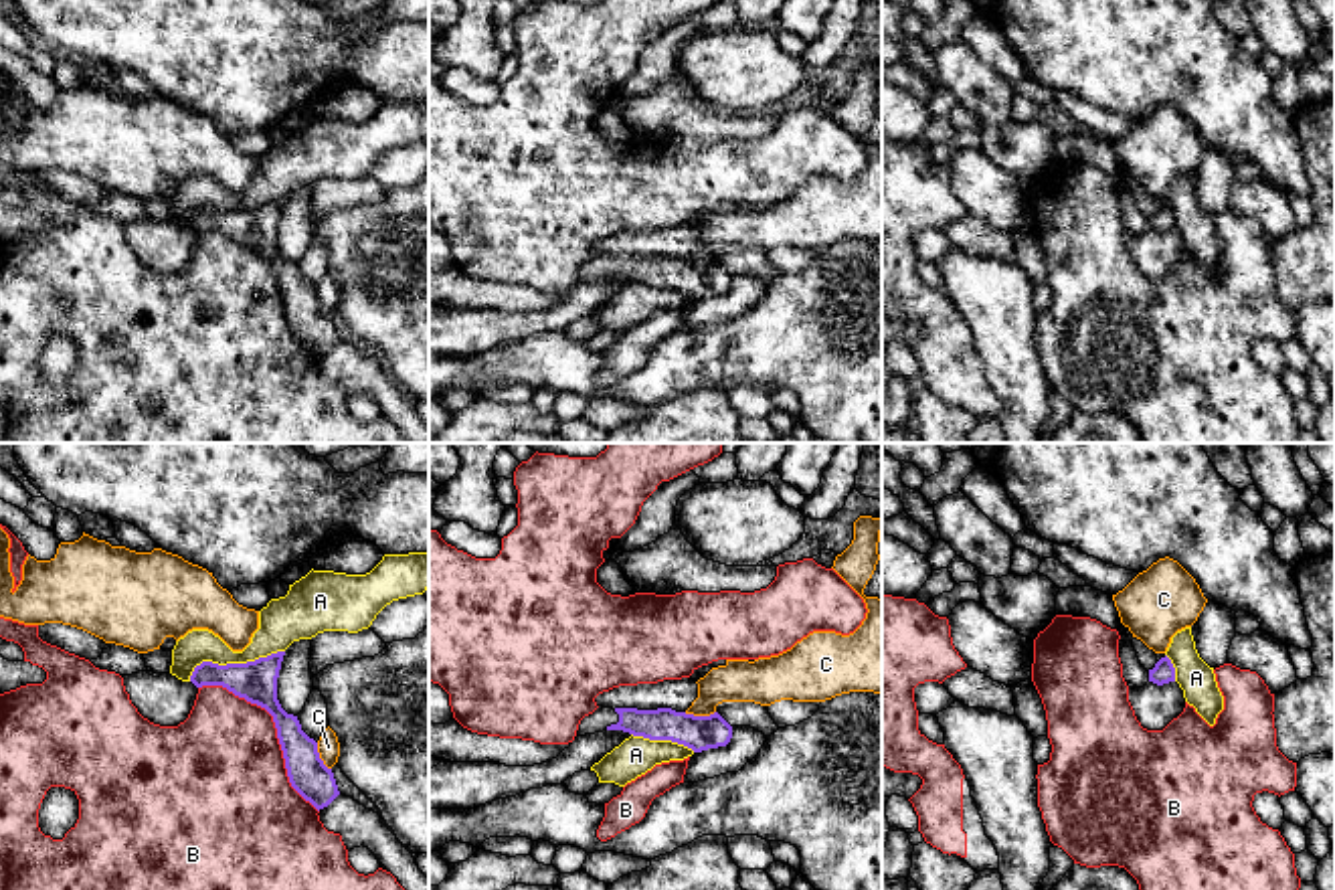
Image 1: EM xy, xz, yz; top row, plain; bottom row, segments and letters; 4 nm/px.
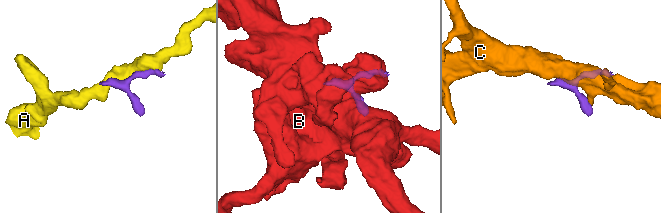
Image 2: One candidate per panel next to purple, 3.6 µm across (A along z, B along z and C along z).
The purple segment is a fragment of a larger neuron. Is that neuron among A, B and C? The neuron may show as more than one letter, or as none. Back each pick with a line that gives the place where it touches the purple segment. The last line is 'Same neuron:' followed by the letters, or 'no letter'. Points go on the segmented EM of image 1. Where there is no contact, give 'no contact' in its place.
Same neuron: no letter

